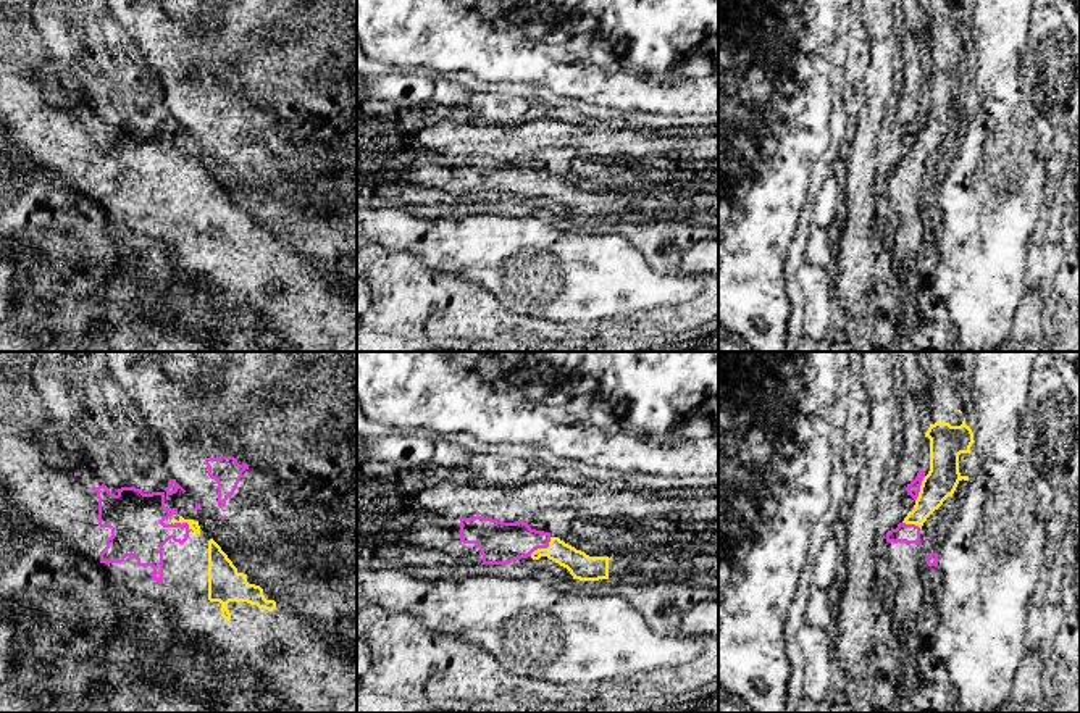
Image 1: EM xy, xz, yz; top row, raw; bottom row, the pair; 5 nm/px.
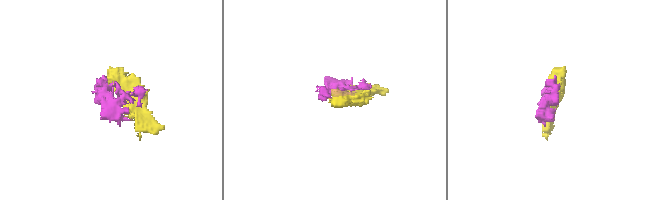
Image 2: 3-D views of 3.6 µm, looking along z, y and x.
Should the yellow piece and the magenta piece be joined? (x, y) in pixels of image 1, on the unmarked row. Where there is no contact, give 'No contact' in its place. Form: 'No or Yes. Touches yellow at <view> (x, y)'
Yes. Touches yellow at xz (543, 187)

